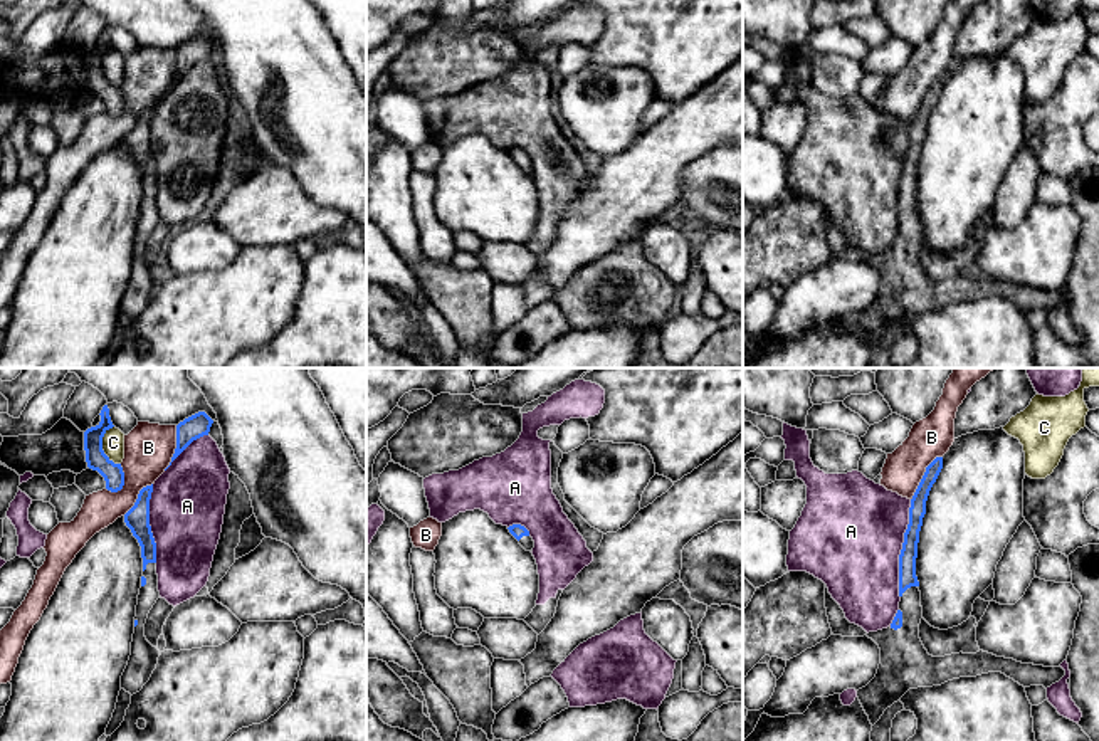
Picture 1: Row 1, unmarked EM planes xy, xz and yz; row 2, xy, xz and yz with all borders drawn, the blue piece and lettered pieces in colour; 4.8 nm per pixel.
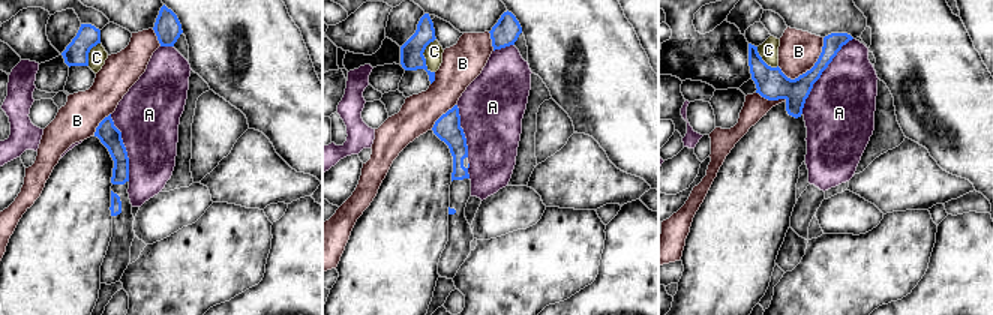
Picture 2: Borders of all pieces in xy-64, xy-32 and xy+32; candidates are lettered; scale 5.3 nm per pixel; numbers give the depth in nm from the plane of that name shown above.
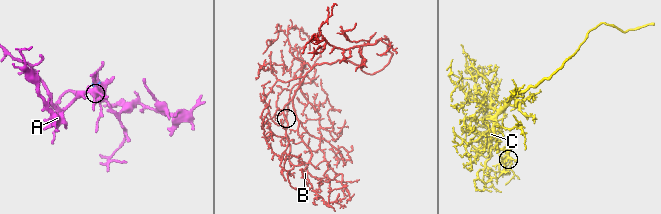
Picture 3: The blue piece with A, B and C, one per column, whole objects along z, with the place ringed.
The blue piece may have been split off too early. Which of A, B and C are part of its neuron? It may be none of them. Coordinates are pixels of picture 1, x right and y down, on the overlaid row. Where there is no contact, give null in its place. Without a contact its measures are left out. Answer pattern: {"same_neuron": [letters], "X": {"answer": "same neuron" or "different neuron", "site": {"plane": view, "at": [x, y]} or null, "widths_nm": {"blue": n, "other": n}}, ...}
{"same_neuron": [], "A": {"answer": "different neuron", "site": {"plane": "yz", "at": [903, 548]}, "widths_nm": {"blue": 90, "other": 480}}, "B": {"answer": "different neuron", "site": {"plane": "yz", "at": [923, 476]}, "widths_nm": {"blue": 80, "other": 200}}, "C": {"answer": "different neuron", "site": {"plane": "xy", "at": [101, 447]}, "widths_nm": {"blue": 100, "other": 110}}}

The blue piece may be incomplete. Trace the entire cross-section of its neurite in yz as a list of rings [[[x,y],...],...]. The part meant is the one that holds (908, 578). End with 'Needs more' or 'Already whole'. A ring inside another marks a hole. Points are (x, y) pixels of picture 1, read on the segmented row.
[[[936,457],[926,467],[911,499],[909,524],[899,554],[899,610],[887,628],[867,633],[881,649],[881,664],[876,677],[857,691],[857,697],[872,726],[909,689],[941,686],[953,679],[976,677],[988,672],[1002,672],[1023,687],[1044,686],[1047,689],[1065,675],[1060,665],[1022,664],[983,650],[933,657],[924,649],[919,639],[923,607],[916,558],[926,501],[941,469],[943,457]]]. Needs more

